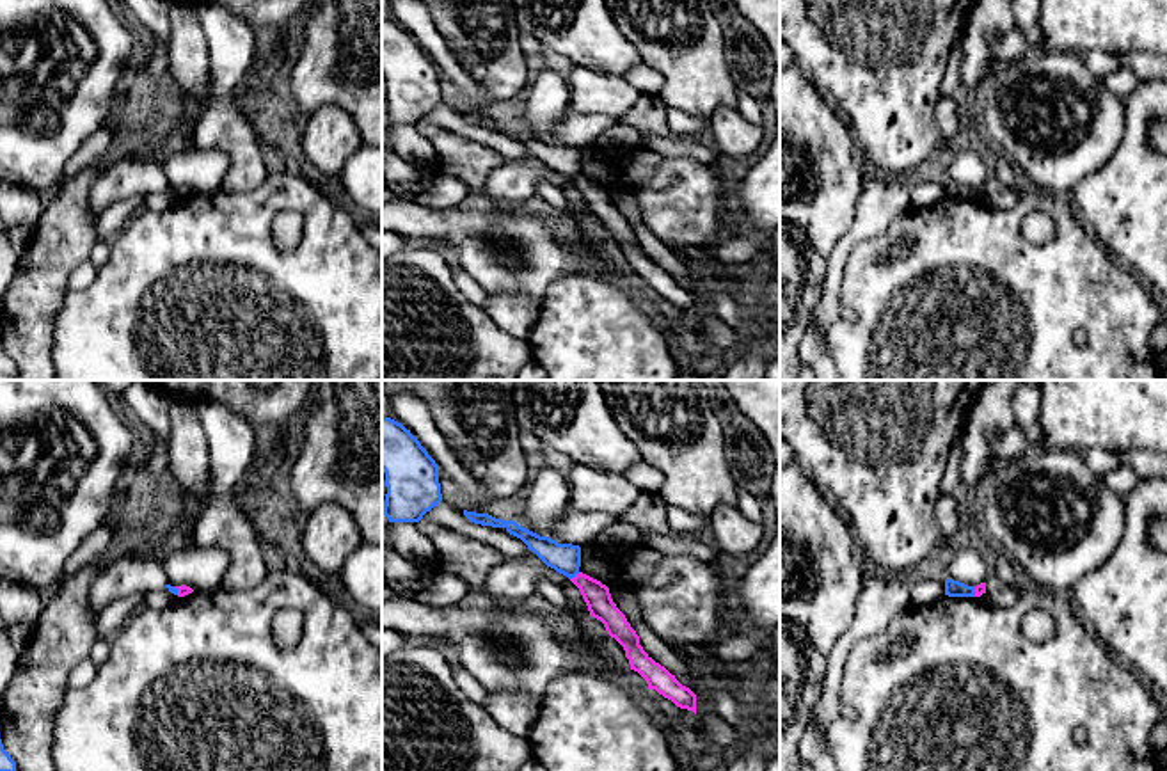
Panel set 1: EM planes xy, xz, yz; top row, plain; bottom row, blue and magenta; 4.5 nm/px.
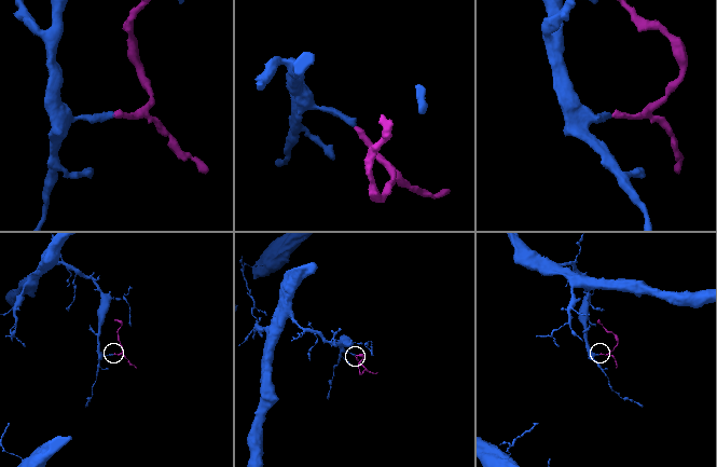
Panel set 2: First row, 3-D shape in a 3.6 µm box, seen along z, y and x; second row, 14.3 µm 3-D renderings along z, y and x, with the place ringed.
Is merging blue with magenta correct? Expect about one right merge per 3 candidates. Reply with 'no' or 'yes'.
no

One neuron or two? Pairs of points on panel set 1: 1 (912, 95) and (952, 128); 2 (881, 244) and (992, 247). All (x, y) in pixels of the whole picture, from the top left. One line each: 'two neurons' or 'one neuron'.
1: two neurons
2: one neuron

